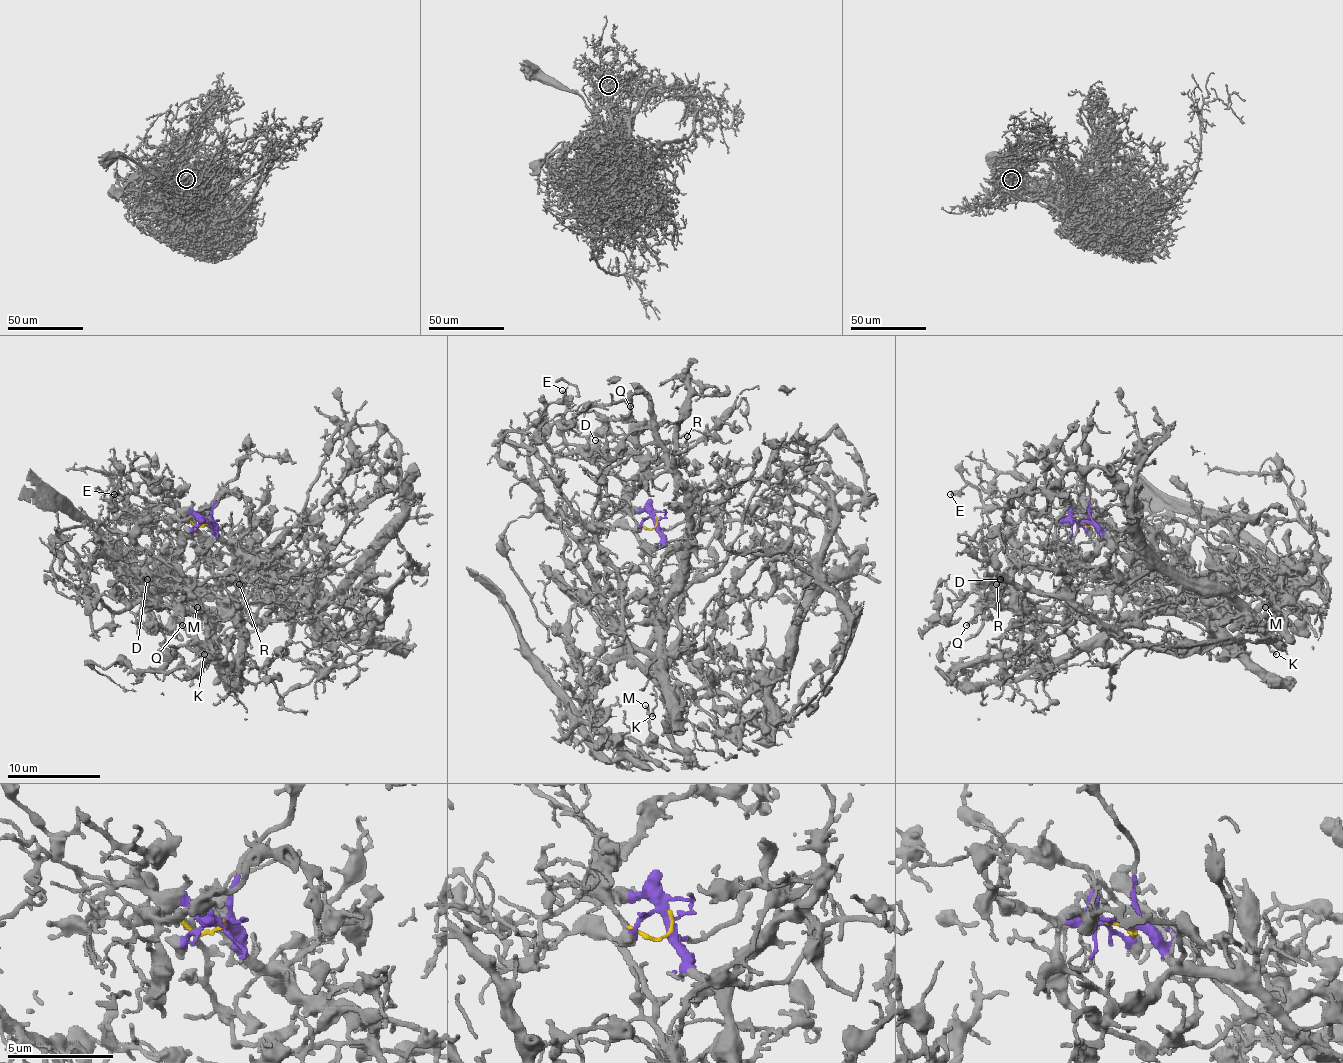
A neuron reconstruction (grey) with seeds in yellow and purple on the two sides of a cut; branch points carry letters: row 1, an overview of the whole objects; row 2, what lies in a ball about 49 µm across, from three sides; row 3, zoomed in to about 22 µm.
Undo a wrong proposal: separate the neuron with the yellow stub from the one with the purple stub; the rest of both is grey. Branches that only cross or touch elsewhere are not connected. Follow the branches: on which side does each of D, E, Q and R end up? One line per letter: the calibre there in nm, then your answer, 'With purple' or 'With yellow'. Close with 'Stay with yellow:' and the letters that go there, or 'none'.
D: Thickness 150 nm. With purple
E: Thickness 160 nm. With purple
Q: Thickness 220 nm. With purple
R: Thickness 120 nm. With purple
Stay with yellow: none

